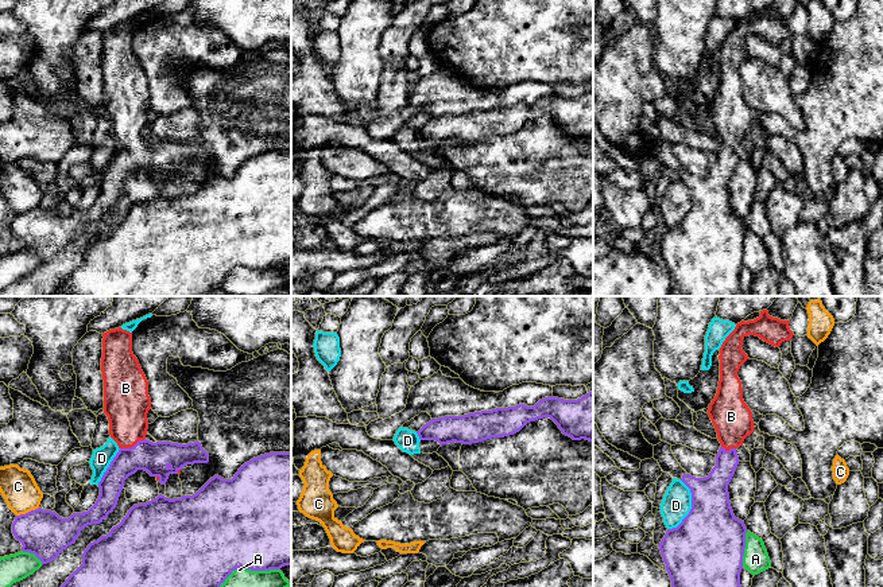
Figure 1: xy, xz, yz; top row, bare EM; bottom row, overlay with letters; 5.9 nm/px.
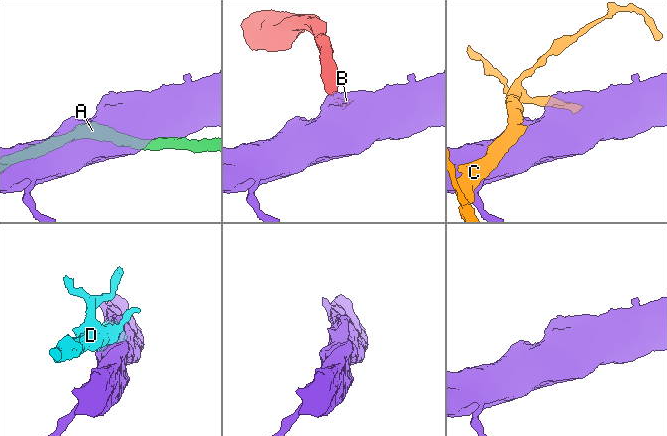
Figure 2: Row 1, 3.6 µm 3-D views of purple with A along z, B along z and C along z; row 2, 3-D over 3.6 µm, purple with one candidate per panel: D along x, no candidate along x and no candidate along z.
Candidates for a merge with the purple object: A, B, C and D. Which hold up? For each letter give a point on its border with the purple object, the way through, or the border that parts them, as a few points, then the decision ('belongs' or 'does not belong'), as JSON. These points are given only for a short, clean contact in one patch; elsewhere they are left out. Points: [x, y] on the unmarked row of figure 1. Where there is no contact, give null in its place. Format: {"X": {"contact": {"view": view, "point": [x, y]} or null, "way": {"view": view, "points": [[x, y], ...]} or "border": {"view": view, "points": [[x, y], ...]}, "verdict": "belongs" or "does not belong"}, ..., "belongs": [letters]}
{"A": {"contact": {"view": "xy", "point": [247, 267]}, "verdict": "does not belong"}, "B": {"contact": {"view": "xy", "point": [134, 144]}, "way": {"view": "xy", "points": [[154, 156], [143, 154], [134, 144], [128, 129], [127, 104]]}, "verdict": "belongs"}, "C": {"contact": {"view": "xy", "point": [28, 210]}, "verdict": "does not belong"}, "D": {"contact": {"view": "yz", "point": [692, 206]}, "verdict": "does not belong"}, "belongs": ["B"]}

